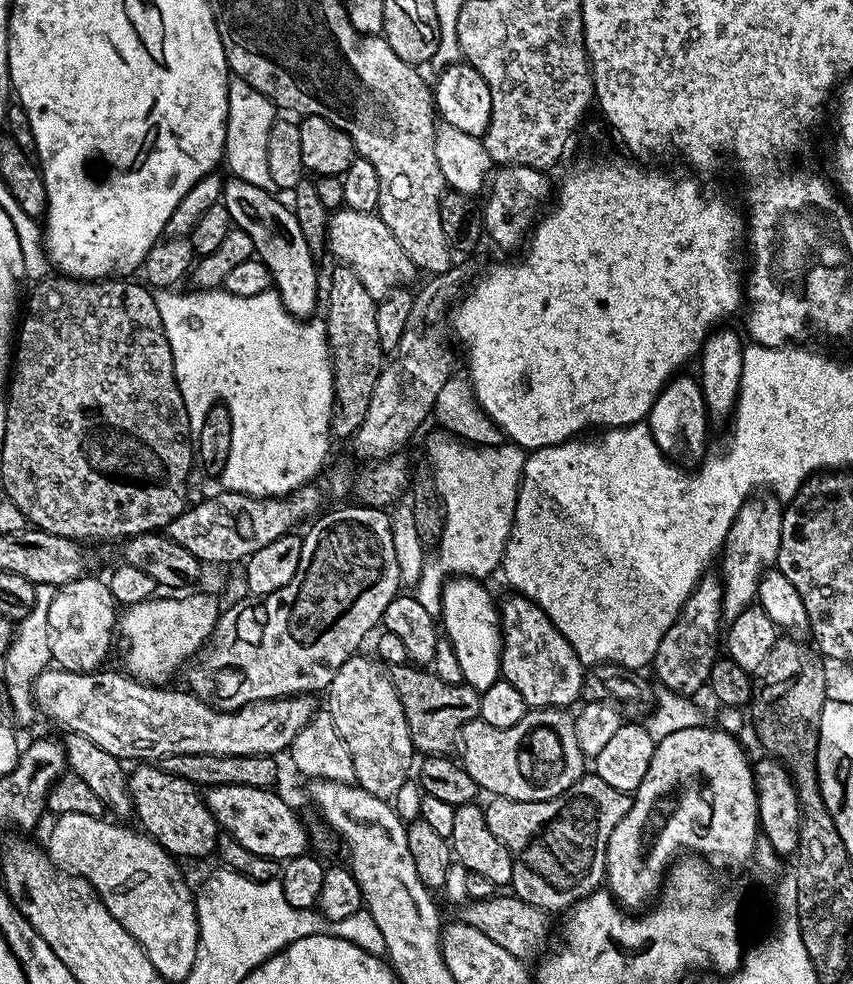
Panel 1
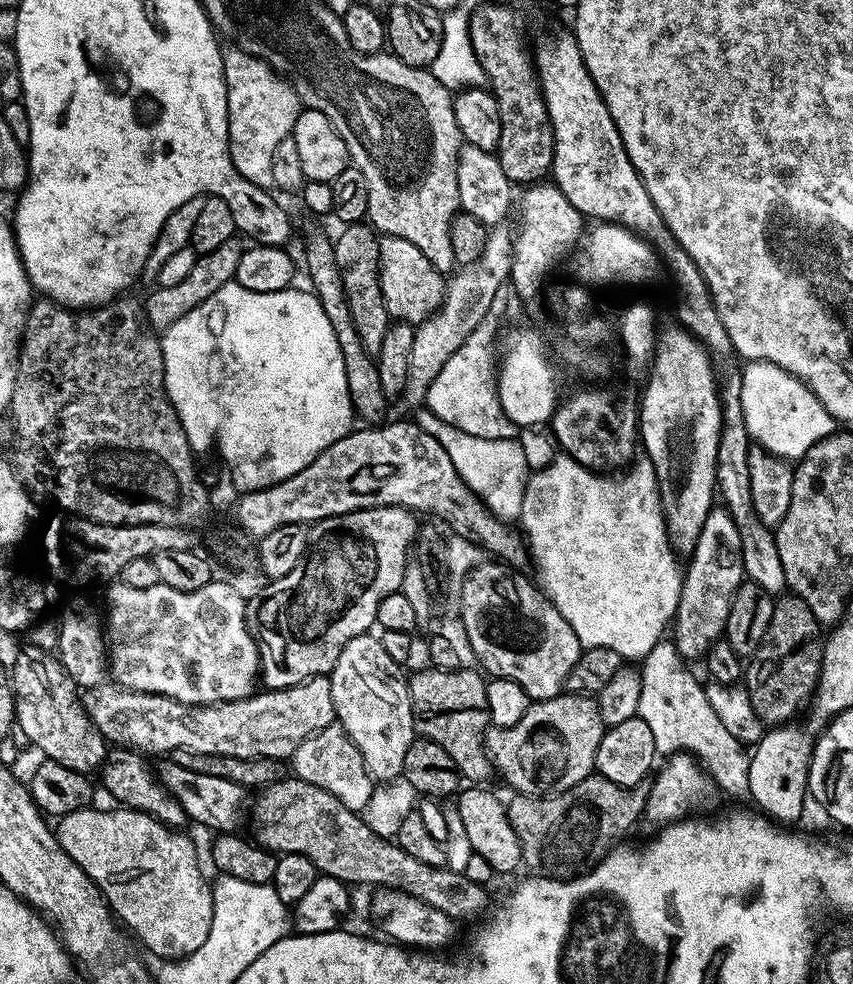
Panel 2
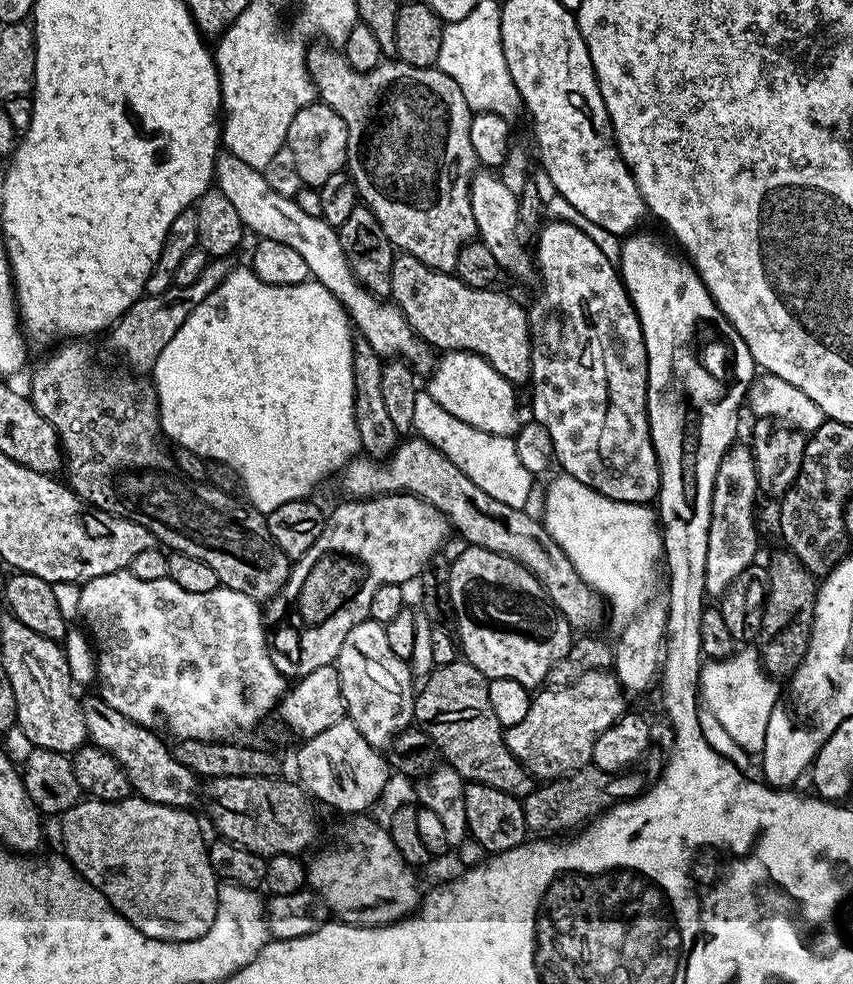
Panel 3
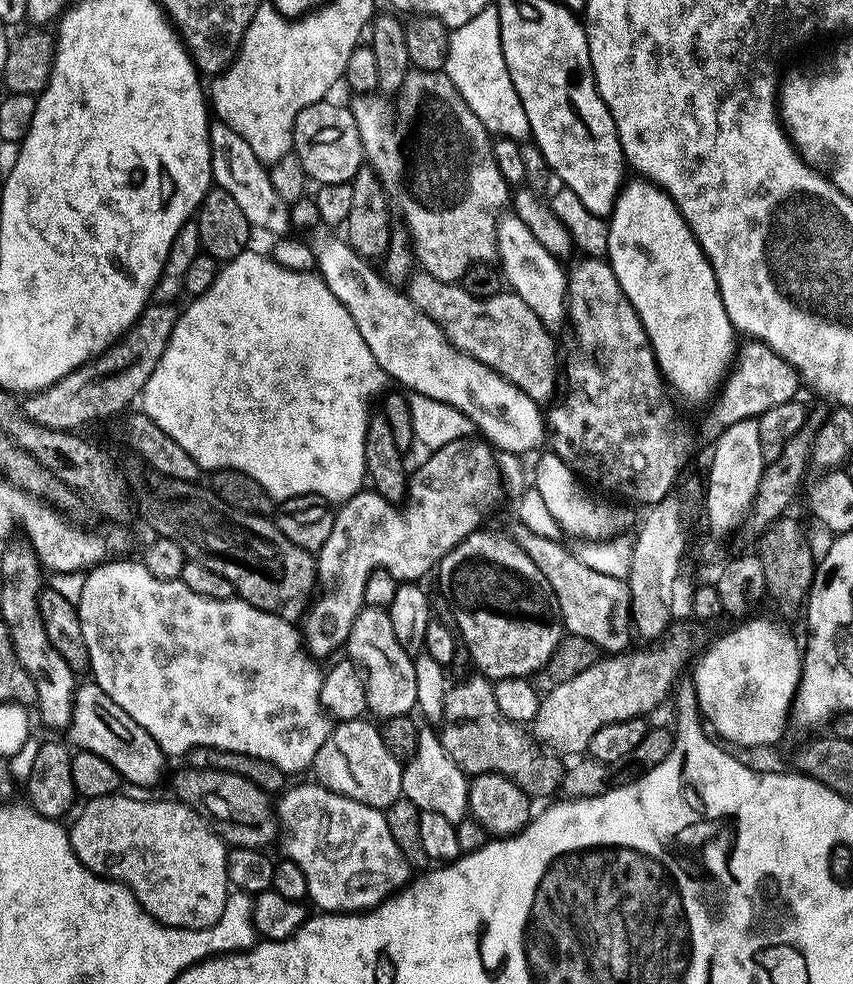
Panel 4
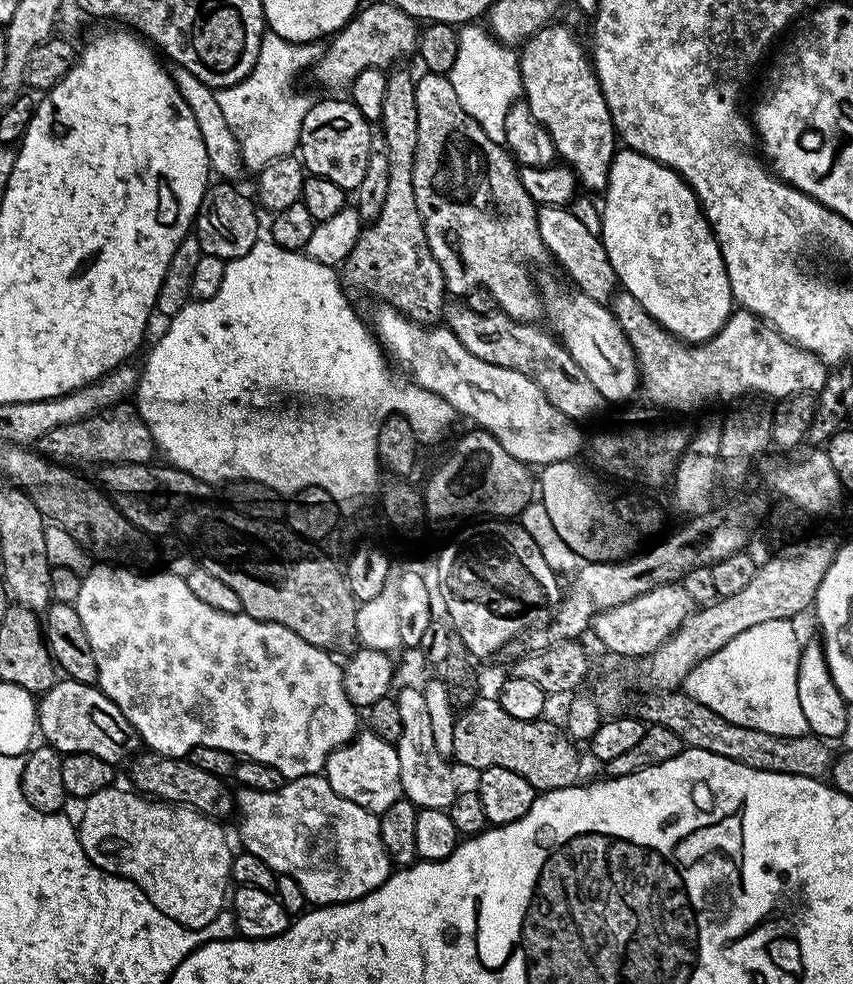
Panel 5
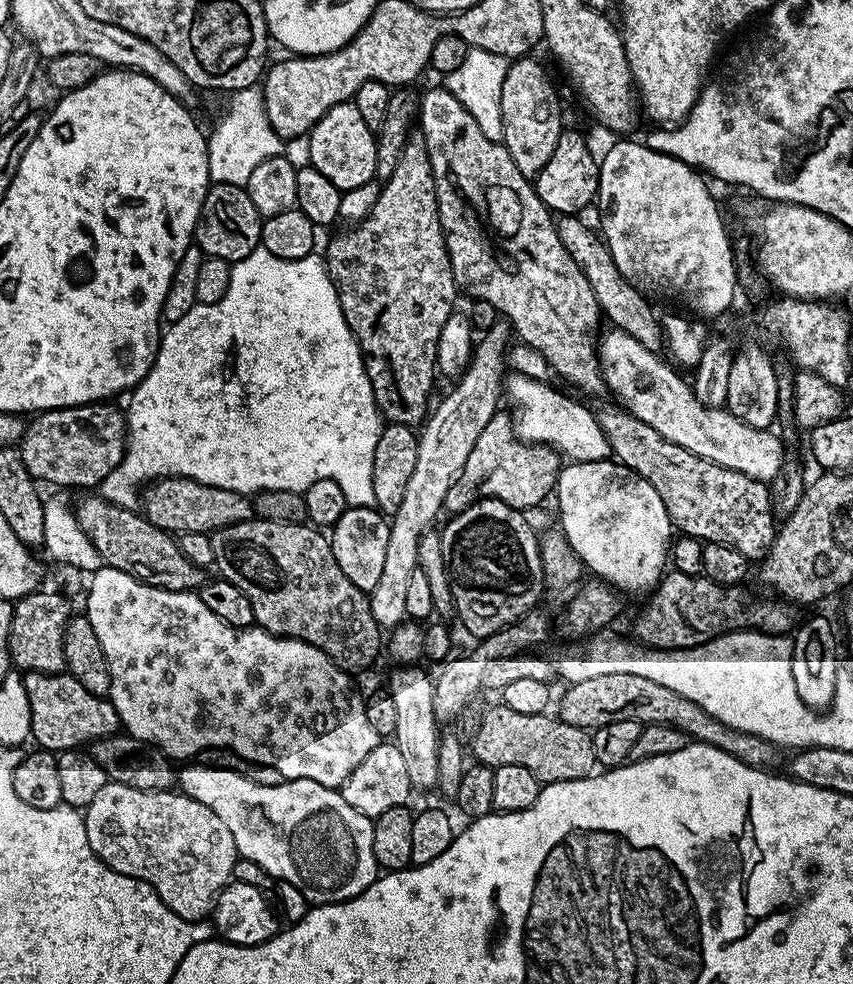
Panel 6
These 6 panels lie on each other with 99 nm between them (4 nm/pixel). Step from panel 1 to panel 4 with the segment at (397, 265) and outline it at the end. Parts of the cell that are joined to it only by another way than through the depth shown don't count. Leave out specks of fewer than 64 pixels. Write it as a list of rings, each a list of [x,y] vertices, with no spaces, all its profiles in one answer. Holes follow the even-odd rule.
[[[416,270],[407,281],[406,294],[412,299],[414,306],[418,306],[422,314],[426,314],[426,318],[430,318],[440,327],[442,334],[446,334],[446,338],[459,352],[465,352],[470,358],[482,362],[490,370],[506,378],[506,382],[518,386],[522,394],[530,394],[530,398],[534,398],[534,402],[538,405],[548,406],[557,399],[556,383],[559,380],[561,383],[562,380],[562,360],[560,364],[560,352],[556,349],[555,338],[552,337],[555,335],[540,321],[538,314],[534,314],[534,310],[530,310],[530,306],[526,306],[526,302],[522,302],[522,298],[516,296],[515,292],[501,290],[494,297],[476,298],[468,294],[459,283],[447,284],[428,272]]]

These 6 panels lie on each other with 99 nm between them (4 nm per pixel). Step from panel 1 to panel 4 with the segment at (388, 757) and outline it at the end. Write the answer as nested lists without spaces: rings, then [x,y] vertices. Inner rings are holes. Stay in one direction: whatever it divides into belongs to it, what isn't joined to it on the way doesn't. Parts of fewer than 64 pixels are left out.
[[[366,606],[358,618],[354,618],[354,626],[348,635],[346,656],[362,669],[368,712],[373,717],[407,716],[416,708],[413,657],[408,656],[402,646],[398,646],[398,638],[394,638],[394,626],[390,626],[385,609]]]

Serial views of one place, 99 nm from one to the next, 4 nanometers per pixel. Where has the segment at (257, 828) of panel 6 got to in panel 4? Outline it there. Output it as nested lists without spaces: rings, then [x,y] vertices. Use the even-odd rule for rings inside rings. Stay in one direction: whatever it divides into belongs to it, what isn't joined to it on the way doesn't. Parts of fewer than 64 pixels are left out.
[[[319,782],[311,783],[296,784],[293,788],[291,785],[275,801],[274,807],[282,840],[284,836],[283,855],[293,860],[298,870],[302,870],[302,874],[306,874],[308,900],[320,907],[317,909],[325,913],[361,913],[370,908],[377,908],[393,892],[399,892],[414,876],[408,859],[404,857],[402,850],[398,850],[398,842],[394,842],[390,834],[390,826],[386,826],[384,812],[332,792]]]

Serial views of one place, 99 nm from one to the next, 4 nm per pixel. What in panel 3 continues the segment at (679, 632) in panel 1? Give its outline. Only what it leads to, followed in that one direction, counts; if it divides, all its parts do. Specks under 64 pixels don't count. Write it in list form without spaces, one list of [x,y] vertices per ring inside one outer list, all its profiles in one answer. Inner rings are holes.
[[[744,444],[733,445],[727,454],[722,458],[718,466],[718,474],[714,478],[714,490],[712,491],[712,501],[710,502],[710,546],[706,546],[706,576],[705,593],[709,597],[719,598],[724,595],[730,582],[742,572],[750,567],[757,559],[756,557],[756,522],[753,513],[756,510],[756,496],[758,489],[756,486],[756,467],[752,456],[751,447]]]

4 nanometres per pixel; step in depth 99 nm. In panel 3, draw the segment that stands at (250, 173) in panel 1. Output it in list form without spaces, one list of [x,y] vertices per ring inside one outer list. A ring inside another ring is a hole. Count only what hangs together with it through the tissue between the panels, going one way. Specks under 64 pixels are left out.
[[[253,6],[247,8],[242,14],[238,14],[238,18],[233,24],[228,25],[224,29],[222,35],[215,41],[214,59],[216,62],[216,73],[220,79],[220,102],[222,105],[222,144],[227,151],[233,152],[236,156],[240,156],[248,163],[251,168],[264,169],[270,162],[270,158],[274,158],[274,154],[278,154],[280,148],[285,147],[288,143],[288,131],[290,130],[290,122],[294,122],[294,114],[298,114],[298,110],[302,110],[308,104],[313,103],[317,99],[318,93],[315,84],[312,83],[312,75],[308,72],[308,61],[306,59],[306,44],[303,44],[294,33],[280,32],[280,20],[268,8],[259,8]]]

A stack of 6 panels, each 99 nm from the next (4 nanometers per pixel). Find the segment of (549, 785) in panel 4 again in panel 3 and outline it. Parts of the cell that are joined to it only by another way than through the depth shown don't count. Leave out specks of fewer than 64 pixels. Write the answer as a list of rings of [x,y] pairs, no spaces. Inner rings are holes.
[[[463,658],[437,666],[415,693],[414,720],[465,782],[494,786],[494,790],[523,798],[531,794],[534,778],[517,762],[504,741],[505,729],[494,718],[494,710],[490,710],[488,681]]]

